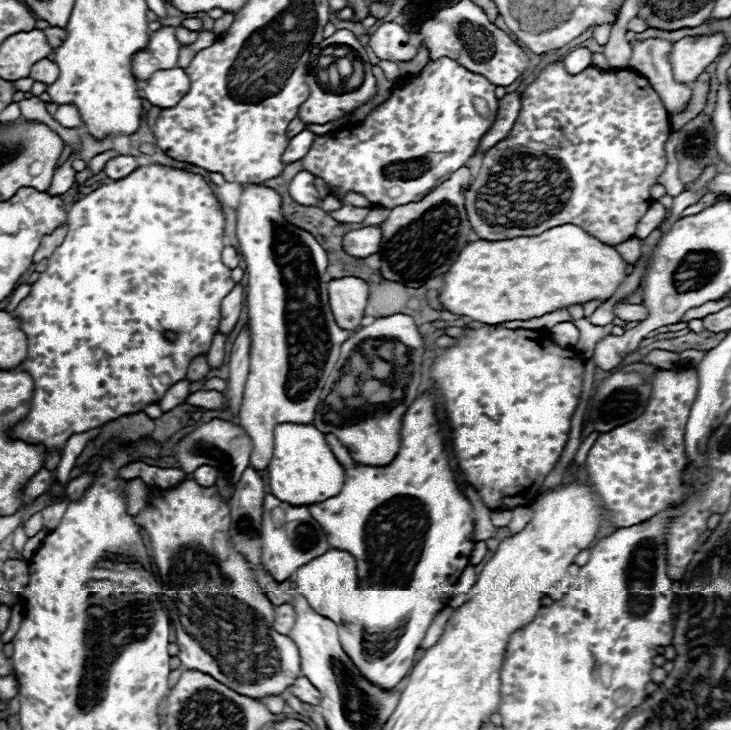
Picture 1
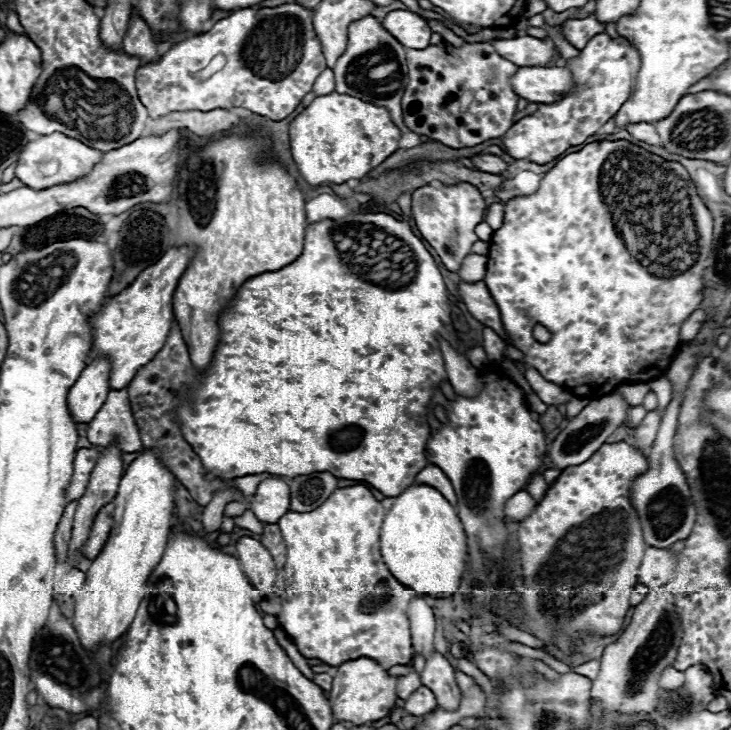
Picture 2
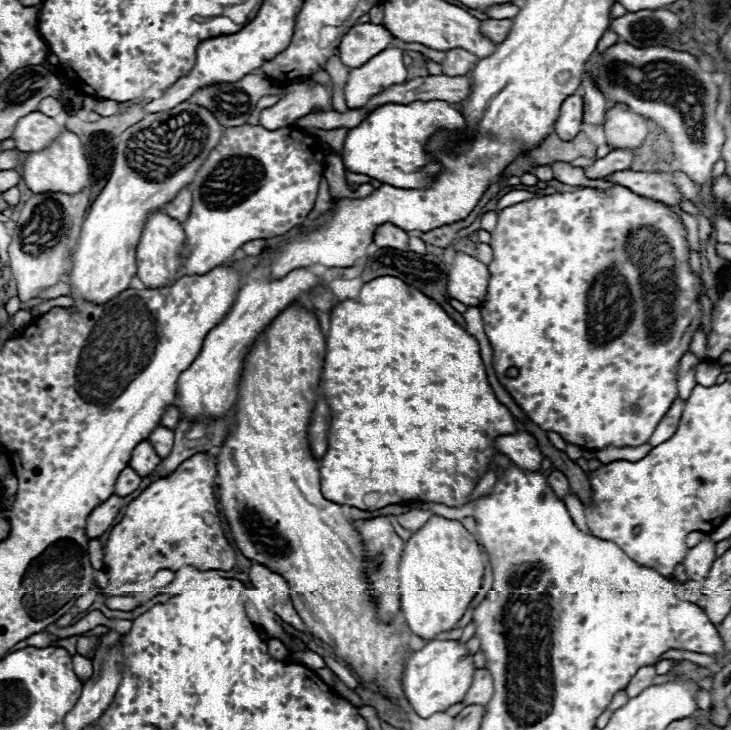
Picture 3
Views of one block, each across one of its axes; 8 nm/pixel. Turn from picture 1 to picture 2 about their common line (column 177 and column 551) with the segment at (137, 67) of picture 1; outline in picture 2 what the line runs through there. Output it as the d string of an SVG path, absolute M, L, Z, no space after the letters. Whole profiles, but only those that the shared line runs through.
M518 36L510 40L494 40L492 44L498 54L516 66L550 66L558 54L558 48L550 38L540 40L532 36Z

